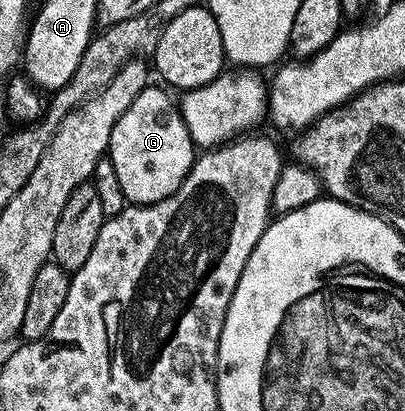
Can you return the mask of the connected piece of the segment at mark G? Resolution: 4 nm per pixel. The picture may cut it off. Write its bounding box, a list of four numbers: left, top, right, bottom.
[109,89,197,205]

